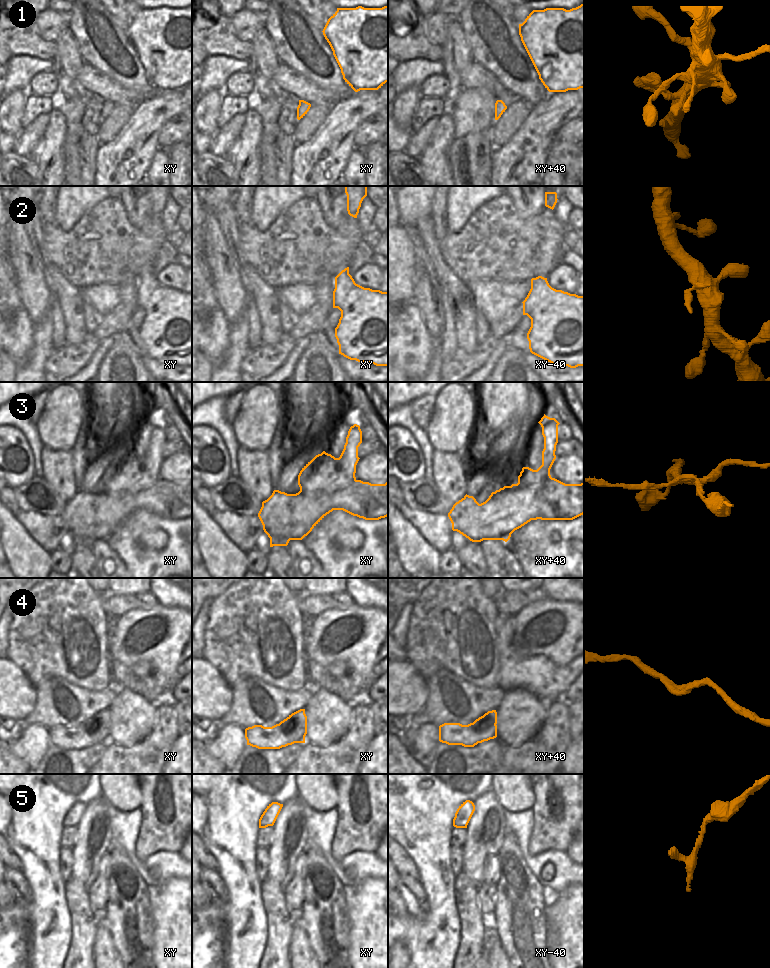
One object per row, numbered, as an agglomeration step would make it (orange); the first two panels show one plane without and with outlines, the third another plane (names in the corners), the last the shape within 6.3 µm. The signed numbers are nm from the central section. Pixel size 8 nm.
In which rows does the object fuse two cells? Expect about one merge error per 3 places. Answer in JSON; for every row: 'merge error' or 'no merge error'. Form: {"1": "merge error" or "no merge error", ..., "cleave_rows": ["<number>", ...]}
{"1": "no merge error", "2": "merge error", "3": "merge error", "4": "no merge error", "5": "no merge error", "cleave_rows": ["2", "3"]}

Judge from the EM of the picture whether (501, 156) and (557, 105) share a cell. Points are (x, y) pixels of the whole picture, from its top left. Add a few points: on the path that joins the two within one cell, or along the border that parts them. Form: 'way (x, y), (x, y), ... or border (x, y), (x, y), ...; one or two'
way (515, 144), (530, 128), (534, 128), (543, 119); one

